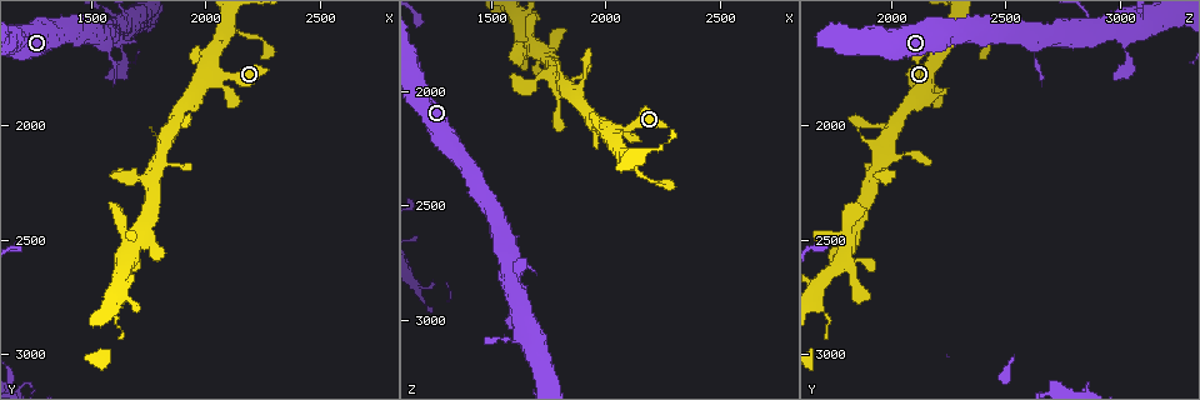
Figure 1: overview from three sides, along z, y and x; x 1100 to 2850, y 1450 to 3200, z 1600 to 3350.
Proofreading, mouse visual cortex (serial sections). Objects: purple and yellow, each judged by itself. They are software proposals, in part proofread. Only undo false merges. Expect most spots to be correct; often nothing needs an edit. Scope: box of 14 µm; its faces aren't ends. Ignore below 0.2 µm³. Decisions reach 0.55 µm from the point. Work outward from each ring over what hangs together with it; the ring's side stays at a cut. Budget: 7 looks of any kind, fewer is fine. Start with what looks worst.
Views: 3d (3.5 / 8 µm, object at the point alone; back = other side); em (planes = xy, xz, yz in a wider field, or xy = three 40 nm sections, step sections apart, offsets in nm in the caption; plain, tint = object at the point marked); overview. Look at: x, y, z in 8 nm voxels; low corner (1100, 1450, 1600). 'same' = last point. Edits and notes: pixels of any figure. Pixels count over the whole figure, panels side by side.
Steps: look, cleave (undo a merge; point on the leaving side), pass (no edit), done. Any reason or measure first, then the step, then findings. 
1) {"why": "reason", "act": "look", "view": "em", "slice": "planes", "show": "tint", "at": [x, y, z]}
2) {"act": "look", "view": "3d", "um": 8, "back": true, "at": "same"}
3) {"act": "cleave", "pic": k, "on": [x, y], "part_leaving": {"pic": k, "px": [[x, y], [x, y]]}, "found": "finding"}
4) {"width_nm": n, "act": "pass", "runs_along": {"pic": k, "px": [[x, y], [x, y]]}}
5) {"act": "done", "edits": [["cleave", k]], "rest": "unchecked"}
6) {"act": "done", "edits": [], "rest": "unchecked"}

{"why": "branch point", "act": "look", "view": "3d", "um": 3.5, "at": [2010, 1790, 2150]}

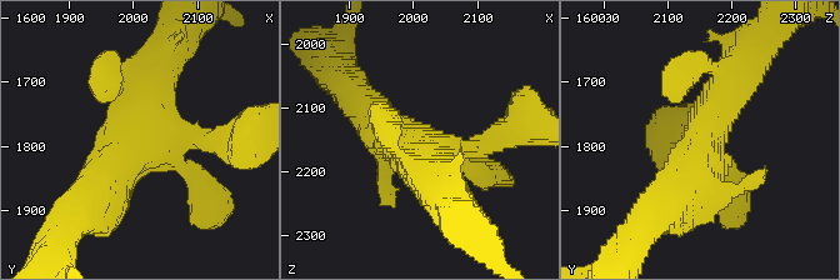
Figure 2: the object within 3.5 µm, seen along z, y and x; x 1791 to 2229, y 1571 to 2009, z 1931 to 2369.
{"act": "look", "view": "em", "slice": "xy", "step": 3, "show": "tint", "at": "same"}

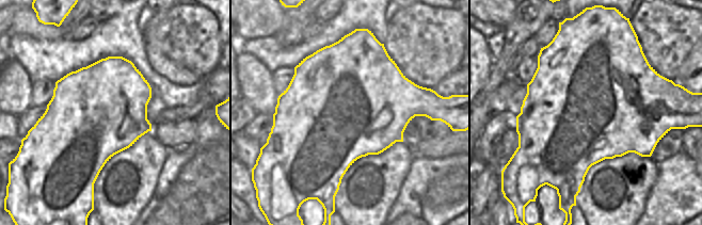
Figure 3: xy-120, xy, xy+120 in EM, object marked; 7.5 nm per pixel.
{"act": "pass", "runs_along": {"pic": 2, "px": [[231, 139], [139, 139], [93, 196]]}, "found": "all the same cell"}

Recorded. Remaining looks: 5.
{"why": "arms part here", "act": "look", "view": "3d", "um": 3.5, "back": true, "at": [1780, 2210, 1930]}

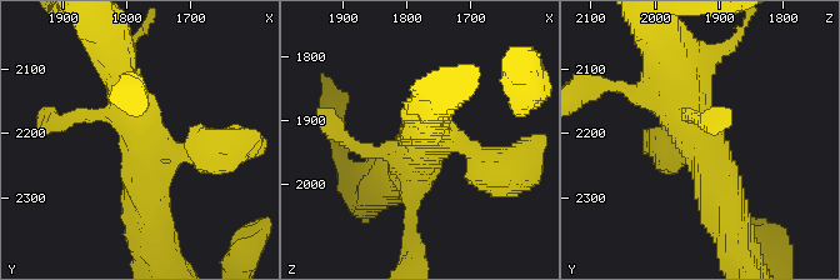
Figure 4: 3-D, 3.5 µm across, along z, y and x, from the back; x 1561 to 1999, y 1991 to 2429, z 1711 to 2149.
{"act": "look", "view": "em", "slice": "xy", "step": 3, "show": "tint", "at": [1775, 2215, 1925]}

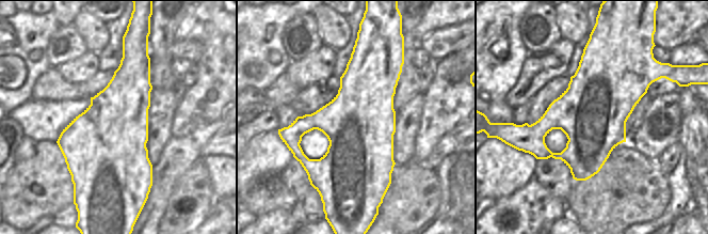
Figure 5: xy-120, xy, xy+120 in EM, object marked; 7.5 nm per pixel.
{"why": "cut it another way", "act": "look", "view": "em", "slice": "xy", "step": 2, "show": "tint", "at": "same"}

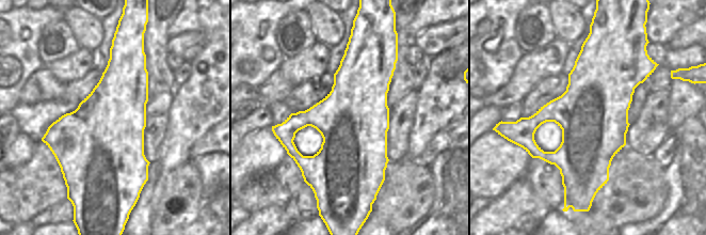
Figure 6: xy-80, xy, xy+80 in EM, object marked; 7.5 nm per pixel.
{"width_nm": 550, "act": "pass", "runs_along": {"pic": 4, "px": [[679, 70], [730, 220]]}, "found": "one cell here"}

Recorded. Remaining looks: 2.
{"why": "sharp bend", "act": "look", "view": "3d", "um": 3.5, "at": [1700, 2510, 1820]}

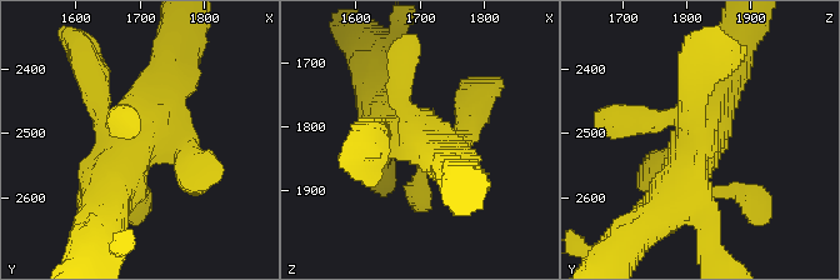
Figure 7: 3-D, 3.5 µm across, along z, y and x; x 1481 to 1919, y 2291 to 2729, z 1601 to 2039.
{"why": "now the EM", "act": "look", "view": "em", "slice": "xy", "step": 5, "show": "tint", "at": [1690, 2515, 1820]}

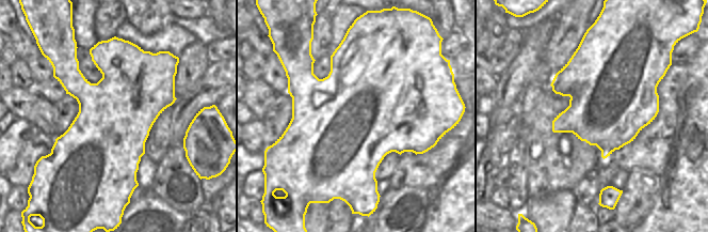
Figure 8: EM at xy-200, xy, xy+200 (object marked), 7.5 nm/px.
{"act": "pass", "runs_along": {"pic": 7, "px": [[724, 74], [689, 170], [660, 211]]}, "found": "continuous, no second cell"}

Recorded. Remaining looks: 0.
{"act": "done", "edits": [], "rest": "unchecked"}

